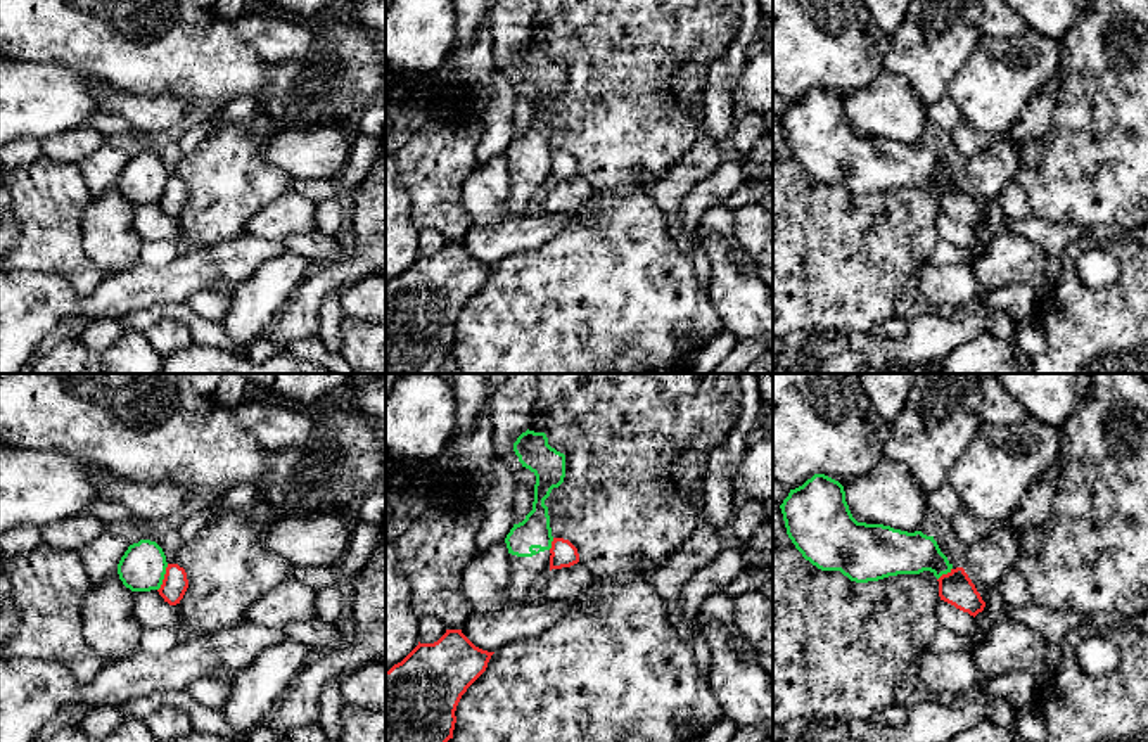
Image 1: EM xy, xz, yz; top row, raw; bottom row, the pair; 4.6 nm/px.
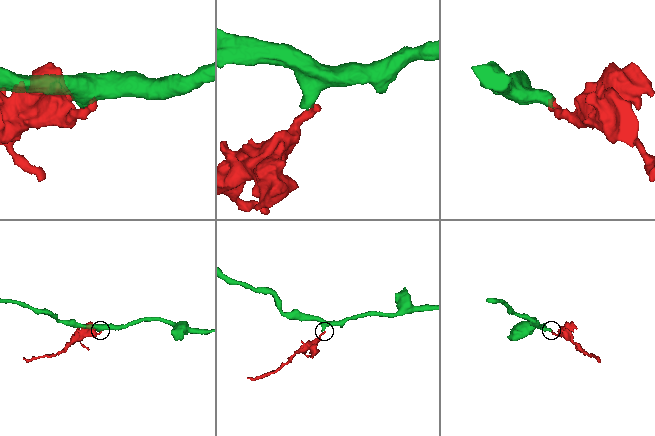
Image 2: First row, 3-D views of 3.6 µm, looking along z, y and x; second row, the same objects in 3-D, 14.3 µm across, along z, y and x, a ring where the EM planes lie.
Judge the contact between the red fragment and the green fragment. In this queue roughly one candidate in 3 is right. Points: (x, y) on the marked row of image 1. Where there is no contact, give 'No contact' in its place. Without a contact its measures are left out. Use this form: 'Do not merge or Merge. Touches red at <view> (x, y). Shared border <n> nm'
Do not merge. Touches red at xy (165, 578). Shared border 140 nm

